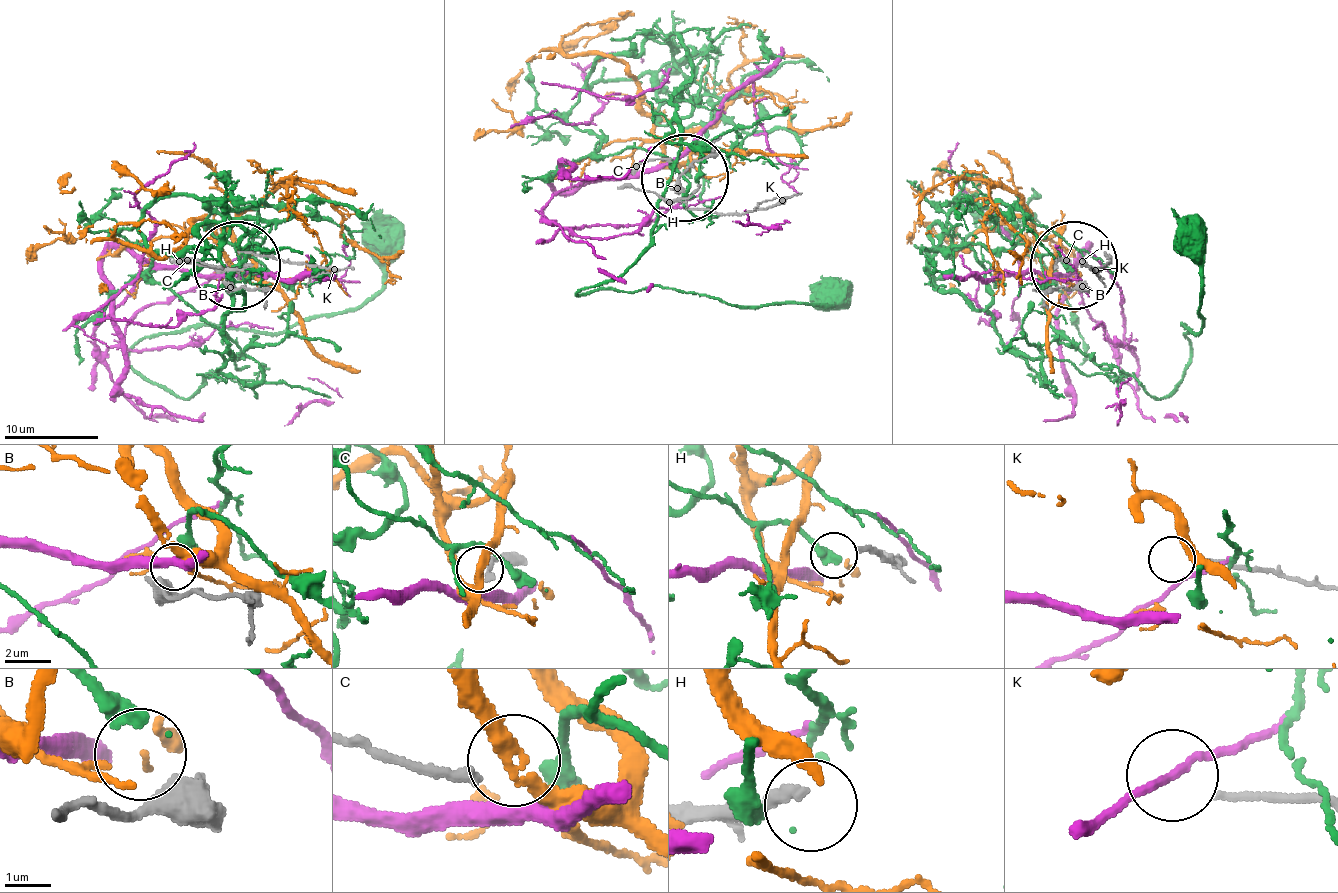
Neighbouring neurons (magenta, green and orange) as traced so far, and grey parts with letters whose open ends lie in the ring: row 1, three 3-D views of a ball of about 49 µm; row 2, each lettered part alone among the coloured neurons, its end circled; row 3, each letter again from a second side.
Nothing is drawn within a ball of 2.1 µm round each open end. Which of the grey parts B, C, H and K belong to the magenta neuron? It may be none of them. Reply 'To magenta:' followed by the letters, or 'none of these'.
To magenta: none of these

